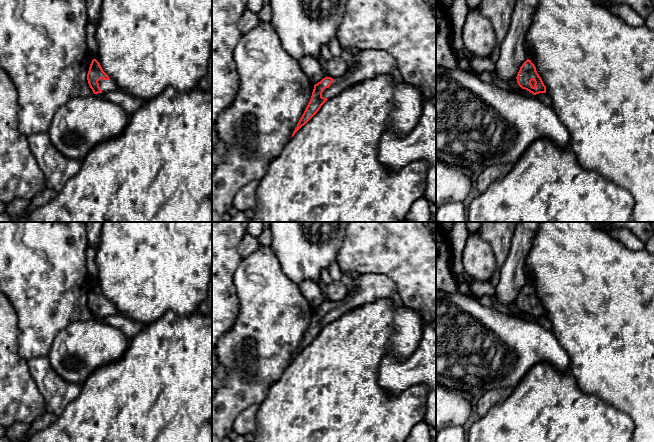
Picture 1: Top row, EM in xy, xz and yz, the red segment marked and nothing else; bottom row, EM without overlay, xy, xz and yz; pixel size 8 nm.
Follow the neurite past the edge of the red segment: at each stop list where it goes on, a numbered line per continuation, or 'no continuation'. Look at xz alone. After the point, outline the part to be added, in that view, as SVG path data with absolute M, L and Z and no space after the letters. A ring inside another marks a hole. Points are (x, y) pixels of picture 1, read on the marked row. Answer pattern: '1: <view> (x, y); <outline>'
1: xz (365, 64); M360 50L349 57L351 67L348 73L333 79L329 88L324 89L322 97L329 99L355 83L374 78L379 75L392 75L397 69L394 57L384 50Z

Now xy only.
1: xy (104, 85); M100 79L98 81L98 83L99 83L99 87L100 87L100 89L103 93L107 92L107 91L118 90L116 83L114 83L112 80L107 81L107 80L104 80L104 79Z

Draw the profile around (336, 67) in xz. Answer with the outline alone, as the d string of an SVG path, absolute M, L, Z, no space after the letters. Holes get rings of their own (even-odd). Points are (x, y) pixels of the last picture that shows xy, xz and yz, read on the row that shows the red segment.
M347 56L333 57L324 61L323 72L326 76L337 79L345 76L351 67L350 60Z

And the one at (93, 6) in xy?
M86 0L89 21L97 26L101 13L102 0Z

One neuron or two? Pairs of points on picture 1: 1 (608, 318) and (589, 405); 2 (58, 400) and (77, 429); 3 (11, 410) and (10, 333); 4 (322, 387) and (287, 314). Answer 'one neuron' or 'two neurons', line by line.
1: two neurons
2: two neurons
3: one neuron
4: two neurons

